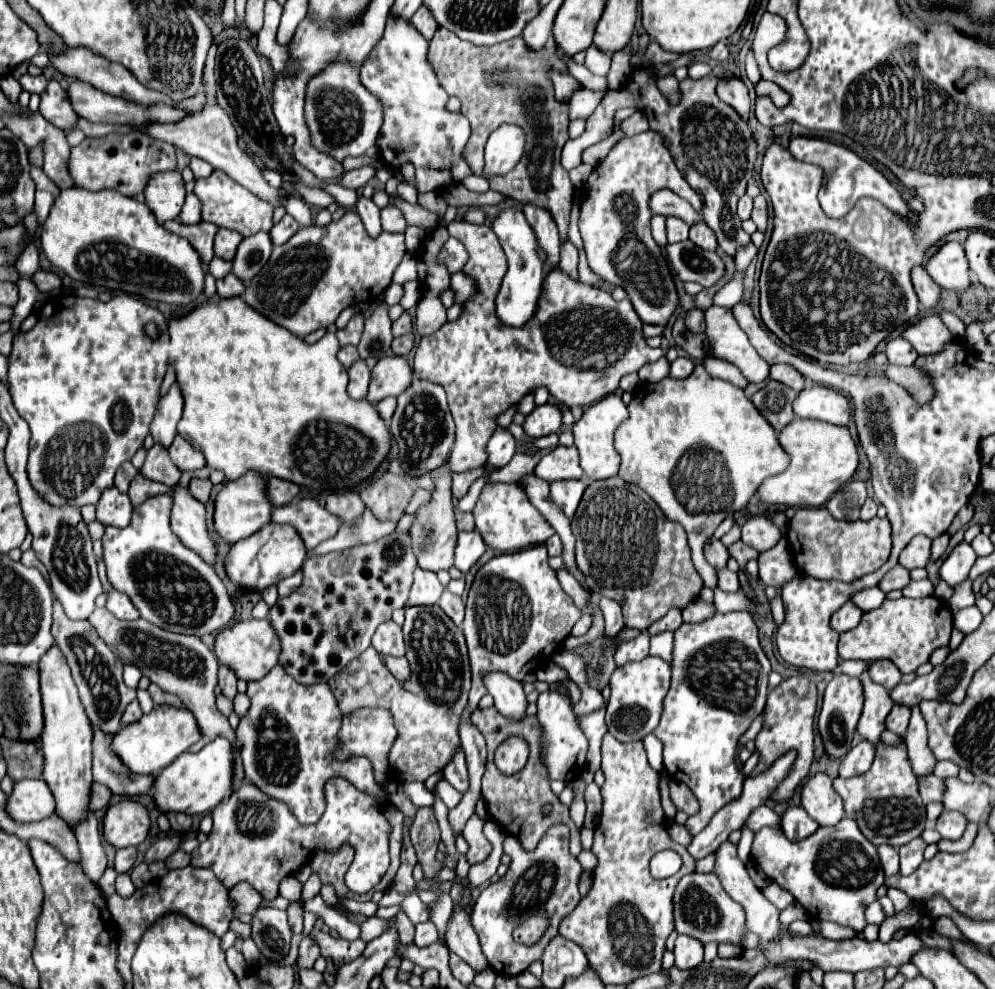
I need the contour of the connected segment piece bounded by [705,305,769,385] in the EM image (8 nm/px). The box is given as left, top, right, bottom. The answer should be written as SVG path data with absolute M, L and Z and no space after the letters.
M709 307L705 311L707 337L711 341L709 357L733 363L749 383L757 385L769 379L769 363L759 357L759 353L747 345L747 335L739 327L731 309Z

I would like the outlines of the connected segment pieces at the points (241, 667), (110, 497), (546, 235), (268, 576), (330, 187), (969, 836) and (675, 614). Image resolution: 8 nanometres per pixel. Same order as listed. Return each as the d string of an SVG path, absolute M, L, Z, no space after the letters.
M267 619L239 621L231 629L221 631L215 637L215 645L213 645L213 651L219 663L229 667L237 675L237 679L243 679L243 681L257 681L265 677L277 665L279 649L281 647L277 643L277 635L273 635L273 627L269 627Z
M117 487L107 489L97 503L97 521L103 525L125 527L131 521L131 499L127 493L121 493Z
M525 203L523 213L525 213L527 221L531 223L531 227L535 229L535 233L537 233L539 247L549 255L549 261L547 261L547 267L545 267L545 273L549 273L553 267L557 267L557 247L559 247L557 225L555 225L553 217L549 215L549 211L543 209L543 207Z
M269 523L261 531L253 533L249 539L241 539L235 543L225 559L225 571L231 583L245 591L263 591L269 585L279 583L281 579L293 575L301 569L305 561L305 545L293 527L277 527L277 523Z
M327 184L322 189L331 194L336 199L336 202L344 208L347 209L349 207L351 209L356 206L358 199L356 191L336 184Z
M969 823L969 827L967 827L963 839L959 839L959 841L941 839L941 841L937 843L937 849L939 849L939 851L945 851L945 853L961 853L961 851L967 851L967 849L971 847L975 835L977 835L977 829L979 829L977 823Z
M673 607L663 619L659 619L657 623L653 623L653 625L649 627L649 633L655 635L655 633L659 633L659 631L675 631L681 621L683 621L683 619L681 619L681 611L679 611L677 607Z

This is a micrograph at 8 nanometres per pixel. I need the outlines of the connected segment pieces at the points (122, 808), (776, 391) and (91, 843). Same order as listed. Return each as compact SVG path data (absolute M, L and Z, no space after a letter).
M123 799L111 805L103 819L103 839L115 849L139 845L149 833L147 809L135 801Z
M769 381L763 389L759 389L751 401L757 407L757 411L769 421L769 425L775 431L781 431L787 423L791 423L795 419L793 415L793 399L797 397L797 393L781 383Z
M89 813L81 823L73 825L73 833L77 835L81 847L81 867L85 875L97 883L107 867L107 857L101 845L101 833L95 815Z

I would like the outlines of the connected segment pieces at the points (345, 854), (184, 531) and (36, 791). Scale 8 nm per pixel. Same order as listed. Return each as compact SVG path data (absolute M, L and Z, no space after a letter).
M345 843L337 851L331 851L331 853L319 851L317 855L313 855L309 865L311 865L313 871L317 871L321 875L323 883L331 883L335 887L339 899L343 899L343 897L361 899L361 897L353 895L353 891L349 891L345 881L343 881L351 861L353 861L353 847L349 843Z
M175 487L169 491L173 505L171 505L171 529L173 533L201 559L209 561L209 565L215 563L217 547L211 541L207 533L205 523L205 505L197 499L193 499L189 487Z
M23 779L13 785L5 811L17 823L41 821L55 813L55 799L43 779Z

